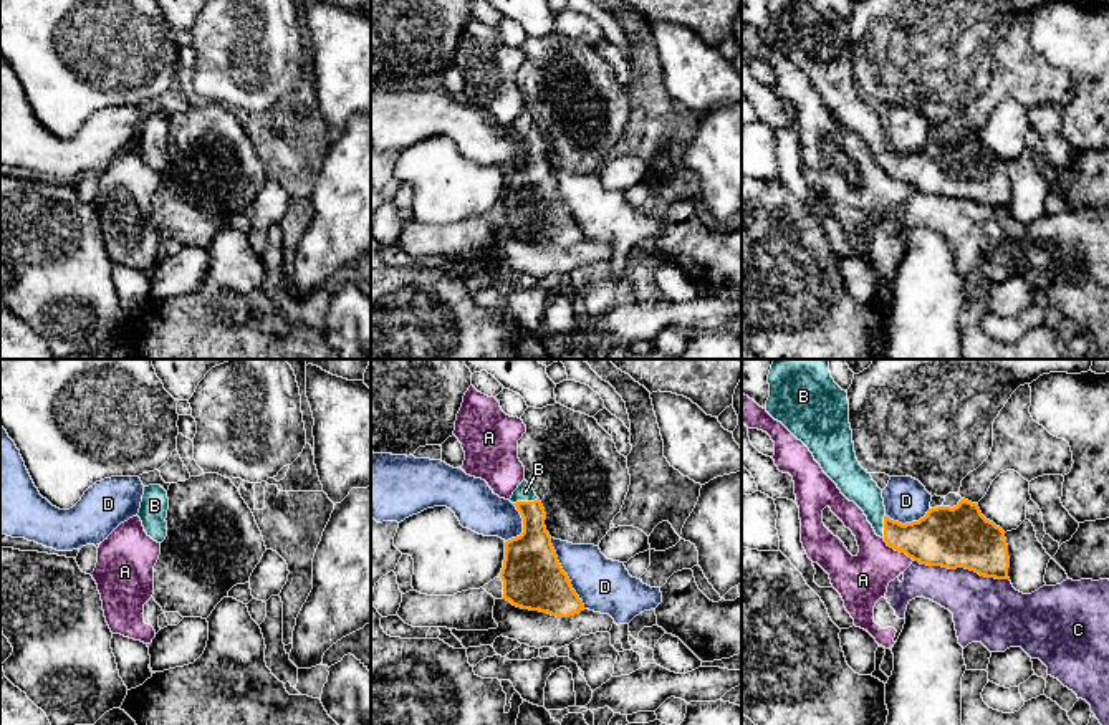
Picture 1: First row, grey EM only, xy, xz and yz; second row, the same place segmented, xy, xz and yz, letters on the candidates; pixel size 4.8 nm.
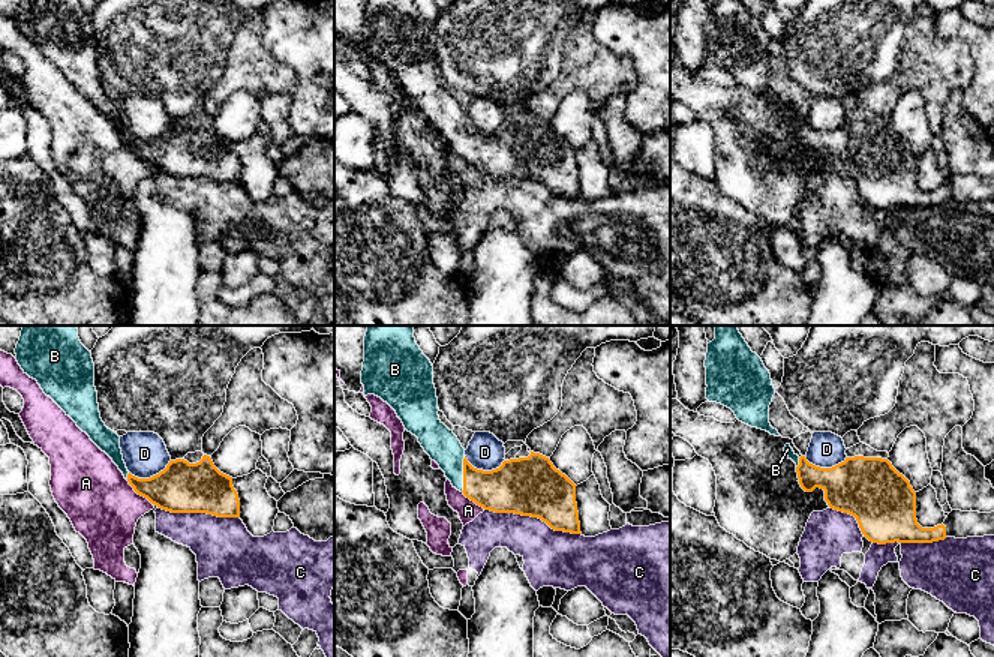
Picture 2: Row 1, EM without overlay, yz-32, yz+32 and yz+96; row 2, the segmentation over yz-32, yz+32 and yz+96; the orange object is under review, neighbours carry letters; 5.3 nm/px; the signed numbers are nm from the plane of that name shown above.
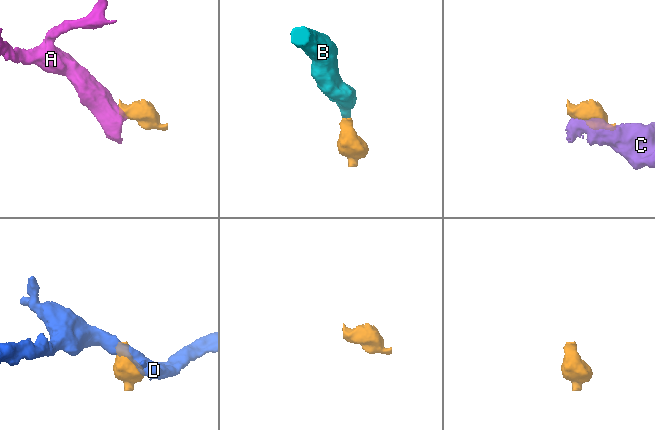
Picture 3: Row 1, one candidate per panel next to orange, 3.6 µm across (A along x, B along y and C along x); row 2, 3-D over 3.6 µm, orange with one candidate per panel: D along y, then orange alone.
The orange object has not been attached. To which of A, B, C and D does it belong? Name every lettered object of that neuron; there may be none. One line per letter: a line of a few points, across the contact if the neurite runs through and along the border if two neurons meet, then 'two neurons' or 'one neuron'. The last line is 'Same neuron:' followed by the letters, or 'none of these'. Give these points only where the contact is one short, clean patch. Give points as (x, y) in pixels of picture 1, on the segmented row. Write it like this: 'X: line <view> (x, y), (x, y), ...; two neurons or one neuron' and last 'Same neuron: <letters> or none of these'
A: line yz (883, 538), (914, 560); two neurons
B: one neuron
C: two neurons
D: two neurons
Same neuron: B

